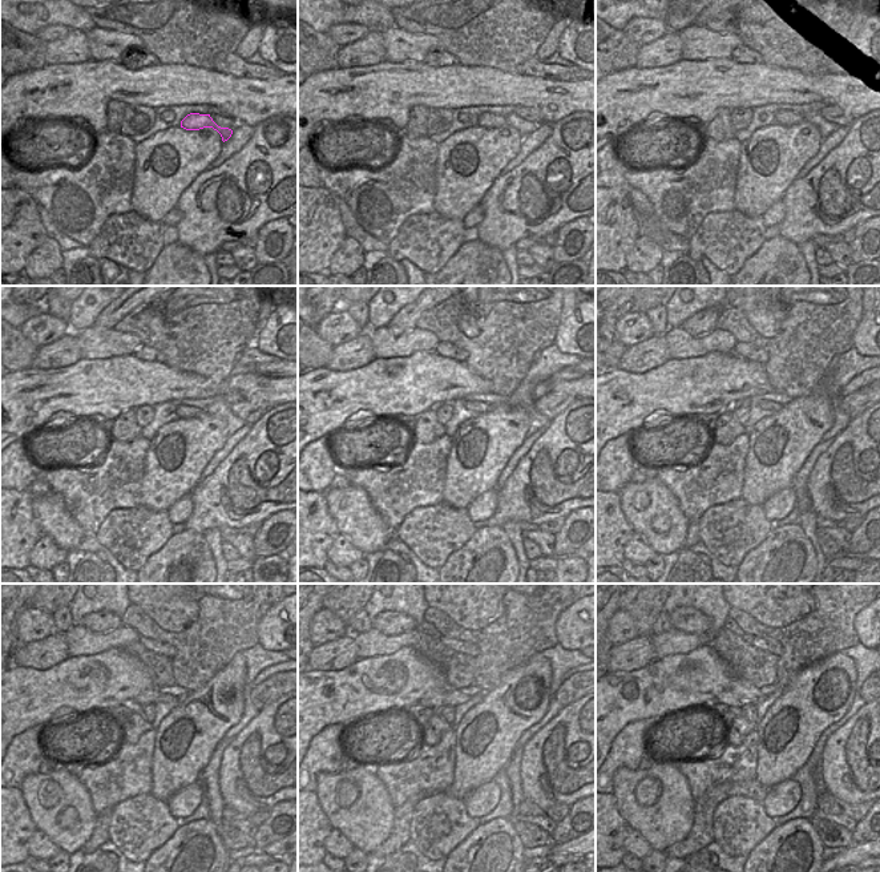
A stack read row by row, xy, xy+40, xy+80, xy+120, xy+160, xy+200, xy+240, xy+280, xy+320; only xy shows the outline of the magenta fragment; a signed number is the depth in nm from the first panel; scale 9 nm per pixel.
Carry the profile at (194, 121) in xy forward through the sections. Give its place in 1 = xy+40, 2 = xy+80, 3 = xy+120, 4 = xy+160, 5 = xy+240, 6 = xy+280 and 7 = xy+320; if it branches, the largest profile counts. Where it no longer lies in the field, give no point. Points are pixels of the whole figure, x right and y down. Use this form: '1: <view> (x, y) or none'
1: xy+40 (487, 120)
2: xy+80 (783, 117)
3: xy+120 (185, 412)
4: xy+160 (479, 407)
5: xy+240 (153, 695)
6: xy+280 (436, 699)
7: xy+320 (739, 693)

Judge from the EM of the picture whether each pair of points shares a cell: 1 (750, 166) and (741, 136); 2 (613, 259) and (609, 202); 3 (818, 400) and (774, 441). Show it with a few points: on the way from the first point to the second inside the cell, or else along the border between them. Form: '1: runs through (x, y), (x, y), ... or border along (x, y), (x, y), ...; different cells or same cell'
1: border along (769, 124), (758, 128), (742, 142); different cells
2: runs through (609, 245), (609, 217); same cell
3: runs through (807, 411), (784, 432); same cell

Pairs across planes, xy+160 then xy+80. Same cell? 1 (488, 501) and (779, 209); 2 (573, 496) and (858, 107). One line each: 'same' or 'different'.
1: same
2: different

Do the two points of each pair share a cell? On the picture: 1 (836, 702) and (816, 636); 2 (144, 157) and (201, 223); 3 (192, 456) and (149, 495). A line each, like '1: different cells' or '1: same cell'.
1: different cells
2: different cells
3: same cell

